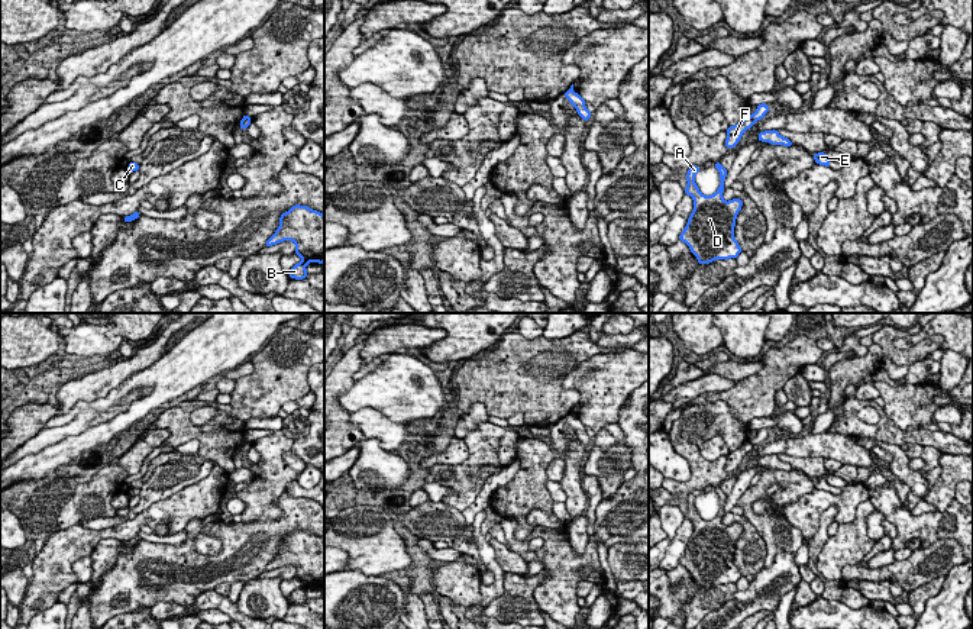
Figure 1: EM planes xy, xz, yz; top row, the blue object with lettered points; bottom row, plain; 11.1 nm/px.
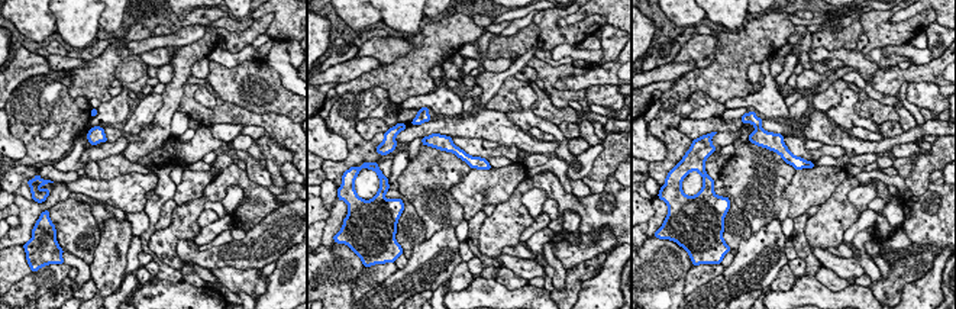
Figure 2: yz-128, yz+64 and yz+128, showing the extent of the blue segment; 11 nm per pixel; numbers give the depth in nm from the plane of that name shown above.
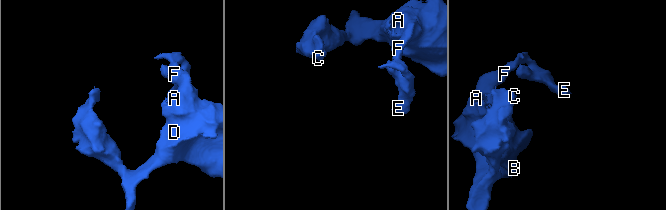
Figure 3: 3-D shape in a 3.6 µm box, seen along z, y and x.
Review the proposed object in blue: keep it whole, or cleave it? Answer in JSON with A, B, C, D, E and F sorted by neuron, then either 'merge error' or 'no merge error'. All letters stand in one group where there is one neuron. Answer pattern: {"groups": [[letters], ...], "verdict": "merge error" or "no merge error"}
{"groups": [["A", "B", "C", "D", "F"], ["E"]], "verdict": "merge error"}

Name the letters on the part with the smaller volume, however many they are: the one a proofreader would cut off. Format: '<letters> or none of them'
E

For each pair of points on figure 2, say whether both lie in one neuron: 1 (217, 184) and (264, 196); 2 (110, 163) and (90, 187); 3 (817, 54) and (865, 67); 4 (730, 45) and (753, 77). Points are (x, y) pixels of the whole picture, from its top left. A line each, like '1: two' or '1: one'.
1: one
2: two
3: one
4: two

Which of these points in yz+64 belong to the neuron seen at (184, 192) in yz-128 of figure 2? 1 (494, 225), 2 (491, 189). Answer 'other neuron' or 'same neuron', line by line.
1: other neuron
2: same neuron

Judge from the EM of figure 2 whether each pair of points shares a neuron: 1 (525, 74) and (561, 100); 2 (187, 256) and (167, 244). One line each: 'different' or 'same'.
1: different
2: different

